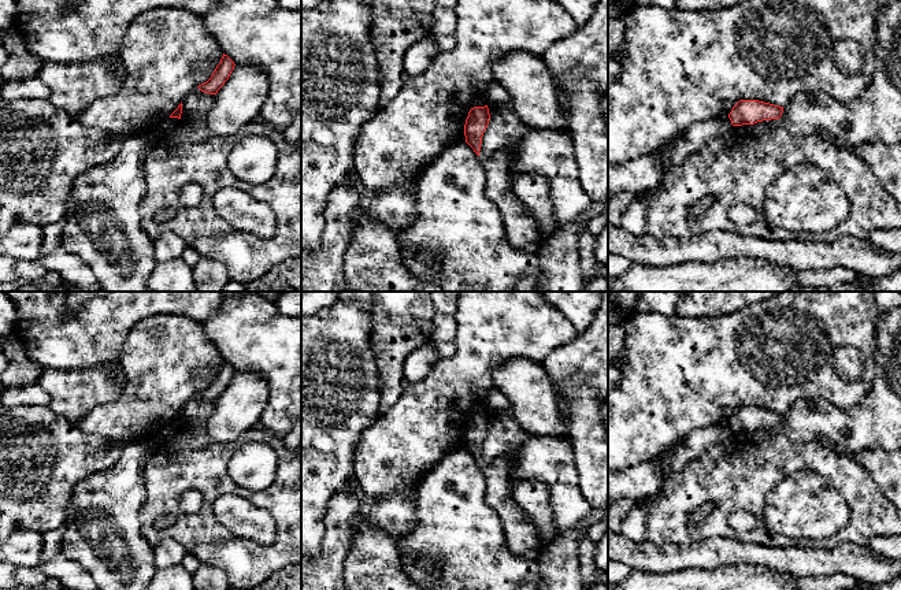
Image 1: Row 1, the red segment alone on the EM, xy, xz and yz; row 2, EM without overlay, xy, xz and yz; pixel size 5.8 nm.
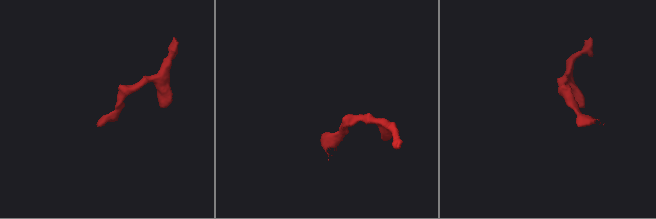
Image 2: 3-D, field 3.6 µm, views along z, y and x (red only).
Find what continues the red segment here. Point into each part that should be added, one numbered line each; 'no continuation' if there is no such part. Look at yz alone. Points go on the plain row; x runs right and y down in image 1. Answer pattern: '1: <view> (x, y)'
no continuation

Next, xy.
no continuation

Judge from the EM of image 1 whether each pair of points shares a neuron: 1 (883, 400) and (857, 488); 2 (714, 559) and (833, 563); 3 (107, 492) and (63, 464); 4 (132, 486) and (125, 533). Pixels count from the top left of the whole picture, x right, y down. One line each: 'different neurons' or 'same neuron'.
1: different neurons
2: same neuron
3: different neurons
4: same neuron

